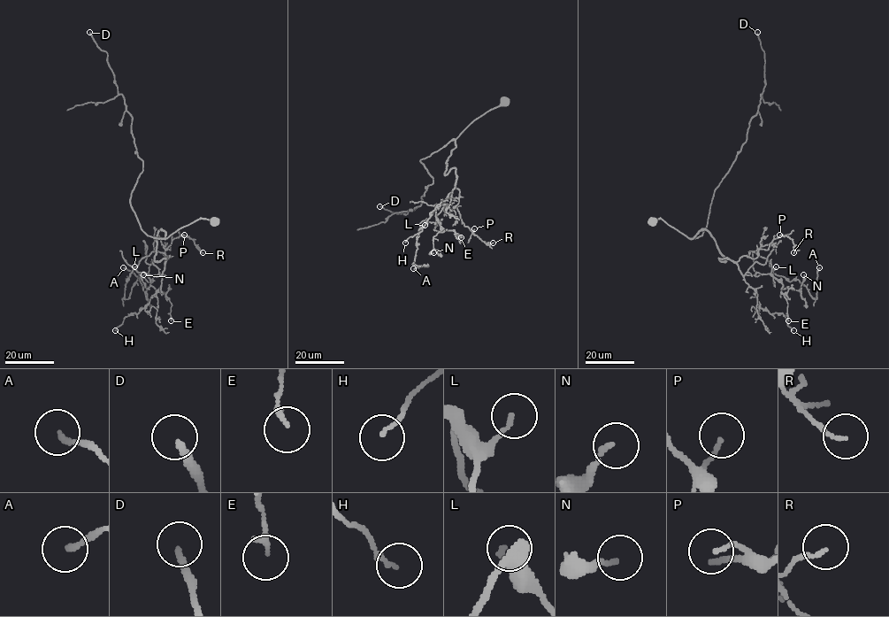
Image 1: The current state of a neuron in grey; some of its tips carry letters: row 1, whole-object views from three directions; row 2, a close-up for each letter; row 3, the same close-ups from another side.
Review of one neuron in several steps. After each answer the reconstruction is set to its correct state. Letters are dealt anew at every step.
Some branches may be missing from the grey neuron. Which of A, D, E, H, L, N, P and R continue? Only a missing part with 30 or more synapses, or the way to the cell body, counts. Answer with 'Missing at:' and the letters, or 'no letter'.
Missing at: D

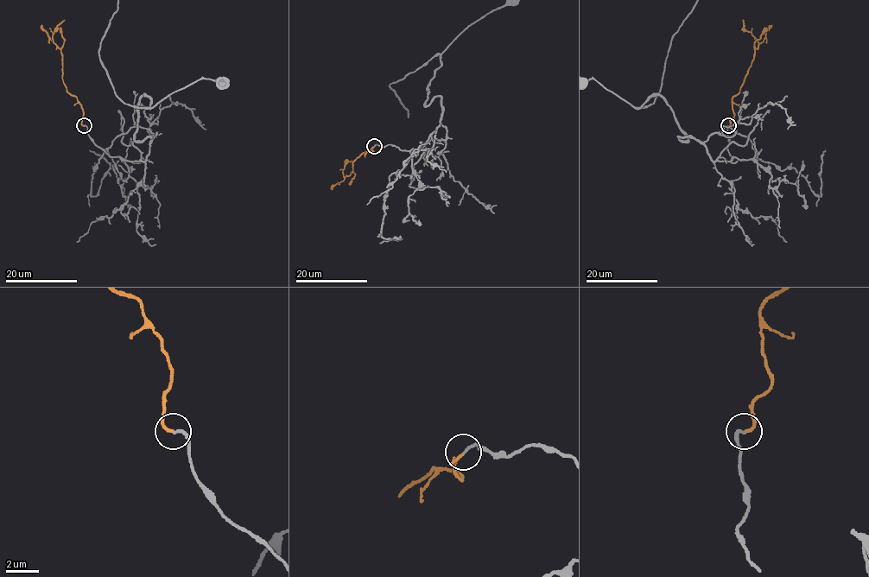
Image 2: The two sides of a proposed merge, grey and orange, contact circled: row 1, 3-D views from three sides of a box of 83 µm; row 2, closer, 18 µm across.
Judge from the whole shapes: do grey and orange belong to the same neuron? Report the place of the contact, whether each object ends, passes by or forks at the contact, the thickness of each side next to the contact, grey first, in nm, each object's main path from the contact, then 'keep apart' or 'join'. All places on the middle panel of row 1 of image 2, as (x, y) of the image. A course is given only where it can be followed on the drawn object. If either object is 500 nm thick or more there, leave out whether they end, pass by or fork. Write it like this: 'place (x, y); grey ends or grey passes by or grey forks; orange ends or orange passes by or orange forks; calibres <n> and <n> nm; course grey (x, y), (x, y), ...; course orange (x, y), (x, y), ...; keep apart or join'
place (374, 146); grey ends; orange ends; calibres 170 and 150 nm; course grey (374, 146), (421, 148), (440, 124), (441, 98), (425, 105), (442, 52); course orange (374, 146), (371, 148), (373, 152), (367, 149), (352, 161), (352, 171), (345, 177), (345, 164), (354, 161); join

